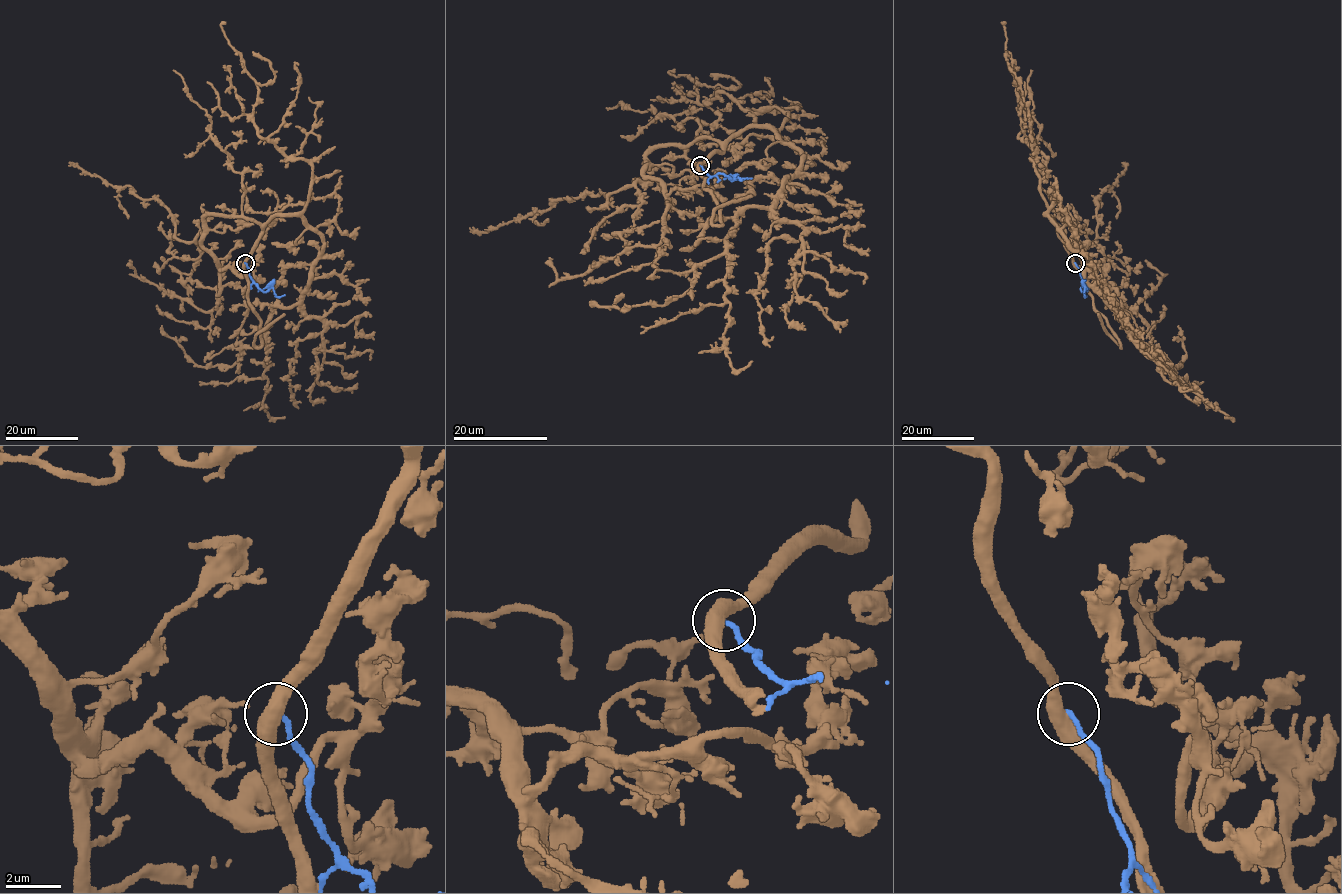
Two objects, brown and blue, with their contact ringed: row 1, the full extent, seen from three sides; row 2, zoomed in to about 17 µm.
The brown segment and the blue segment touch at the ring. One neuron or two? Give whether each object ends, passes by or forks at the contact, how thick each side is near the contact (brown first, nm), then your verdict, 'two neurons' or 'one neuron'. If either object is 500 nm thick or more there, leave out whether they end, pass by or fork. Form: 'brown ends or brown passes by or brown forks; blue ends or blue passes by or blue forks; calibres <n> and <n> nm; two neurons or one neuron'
calibres 550 and 170 nm; two neurons

